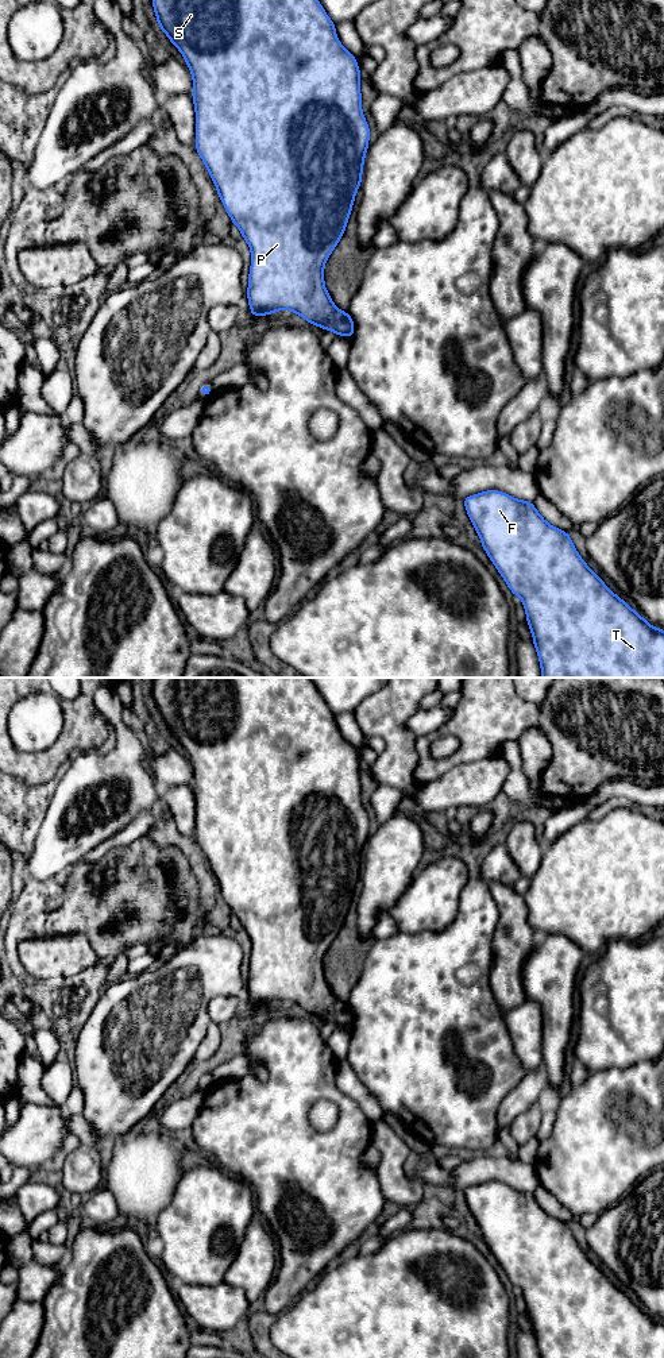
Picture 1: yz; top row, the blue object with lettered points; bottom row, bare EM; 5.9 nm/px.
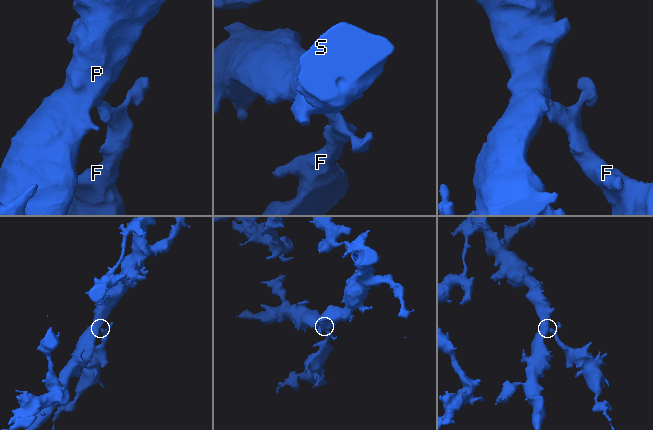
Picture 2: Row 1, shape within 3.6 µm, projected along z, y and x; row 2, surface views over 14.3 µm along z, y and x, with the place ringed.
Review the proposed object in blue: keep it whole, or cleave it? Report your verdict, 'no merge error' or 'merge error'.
no merge error

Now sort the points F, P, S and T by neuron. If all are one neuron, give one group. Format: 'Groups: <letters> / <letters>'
Groups: F P S T

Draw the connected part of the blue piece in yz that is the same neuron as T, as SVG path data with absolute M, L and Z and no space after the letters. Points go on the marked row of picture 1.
M499 490L467 495L463 504L483 549L524 603L541 678L664 678L664 630L649 625L590 570L568 532L548 524L533 502Z

